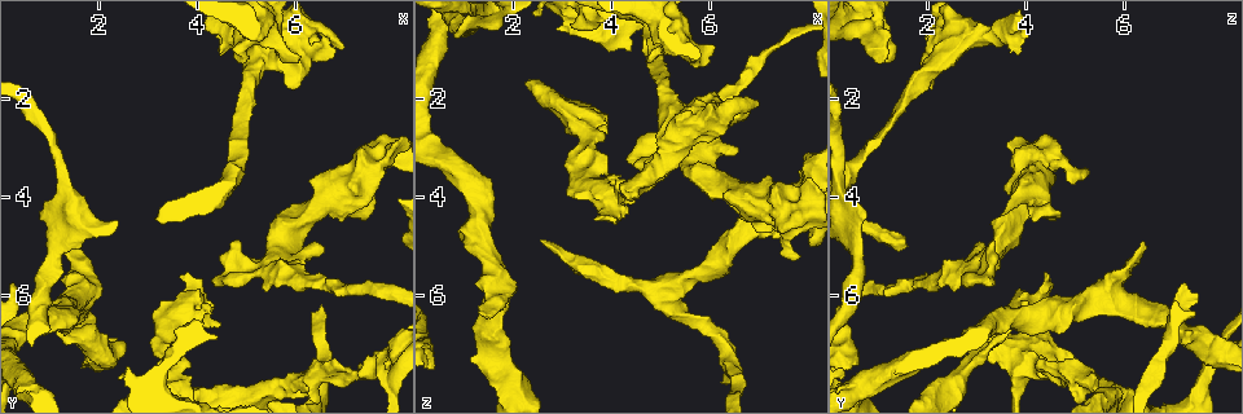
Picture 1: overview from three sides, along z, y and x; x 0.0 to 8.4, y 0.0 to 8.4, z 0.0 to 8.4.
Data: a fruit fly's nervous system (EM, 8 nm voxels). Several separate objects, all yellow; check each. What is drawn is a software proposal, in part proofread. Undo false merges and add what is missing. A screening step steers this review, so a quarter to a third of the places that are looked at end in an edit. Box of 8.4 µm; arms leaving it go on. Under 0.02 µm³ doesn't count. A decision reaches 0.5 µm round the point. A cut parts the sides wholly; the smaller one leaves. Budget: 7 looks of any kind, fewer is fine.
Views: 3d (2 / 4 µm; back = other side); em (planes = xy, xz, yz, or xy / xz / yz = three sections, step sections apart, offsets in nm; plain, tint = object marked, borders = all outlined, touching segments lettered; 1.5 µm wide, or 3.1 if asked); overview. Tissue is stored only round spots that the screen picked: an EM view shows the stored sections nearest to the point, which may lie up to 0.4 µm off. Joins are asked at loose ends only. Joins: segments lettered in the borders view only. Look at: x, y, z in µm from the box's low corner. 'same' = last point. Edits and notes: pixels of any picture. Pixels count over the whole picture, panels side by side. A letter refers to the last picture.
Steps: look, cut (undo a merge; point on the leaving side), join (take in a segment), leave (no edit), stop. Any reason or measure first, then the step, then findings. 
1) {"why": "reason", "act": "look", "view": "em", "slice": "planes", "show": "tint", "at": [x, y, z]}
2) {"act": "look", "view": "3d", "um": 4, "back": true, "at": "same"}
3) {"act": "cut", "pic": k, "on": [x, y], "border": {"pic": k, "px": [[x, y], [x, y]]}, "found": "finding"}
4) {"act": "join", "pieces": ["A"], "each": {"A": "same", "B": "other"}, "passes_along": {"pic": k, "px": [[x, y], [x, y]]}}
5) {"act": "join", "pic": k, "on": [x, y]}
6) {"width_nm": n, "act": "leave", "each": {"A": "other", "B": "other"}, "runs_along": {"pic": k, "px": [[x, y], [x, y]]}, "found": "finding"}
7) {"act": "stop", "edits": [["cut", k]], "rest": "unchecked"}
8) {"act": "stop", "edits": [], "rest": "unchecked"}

{"why": "thick turns thin", "act": "look", "view": "3d", "um": 4, "at": [6.45, 0.55, 2.20]}

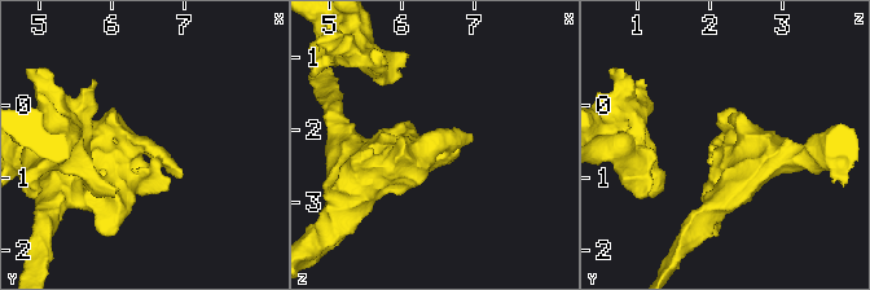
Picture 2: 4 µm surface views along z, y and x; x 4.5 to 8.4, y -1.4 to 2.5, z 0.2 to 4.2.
{"act": "look", "view": "em", "slice": "planes", "show": "borders", "at": [6.45, 0.55, 2.20]}

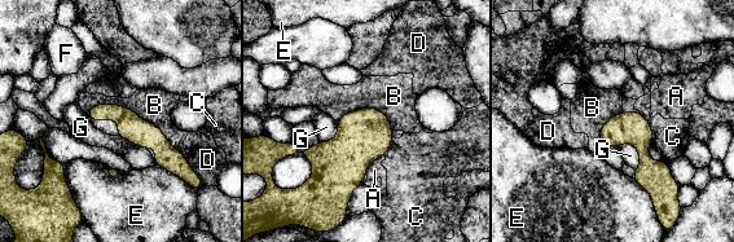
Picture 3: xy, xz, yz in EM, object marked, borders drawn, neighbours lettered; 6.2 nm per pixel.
{"width_nm": 160, "act": "leave", "each": {"A": "other", "B": "other", "C": "other", "D": "other", "E": "other", "F": "other", "G": "other"}, "runs_along": {"pic": 3, "px": [[91, 114], [121, 114], [180, 162]]}, "found": "one neuron here"}

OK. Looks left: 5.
{"why": "an open end", "act": "look", "view": "em", "slice": "yz", "step": 4, "show": "tint", "at": [1.40, 4.95, 6.45]}

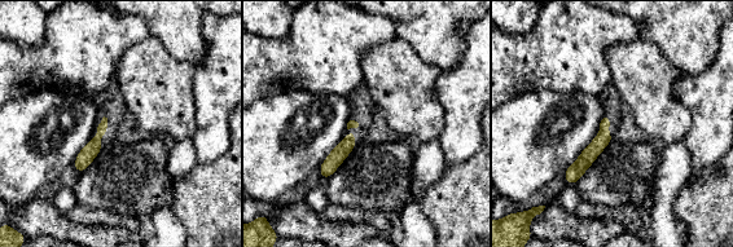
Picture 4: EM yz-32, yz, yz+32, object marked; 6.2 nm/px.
{"why": "cut it another way", "act": "look", "view": "em", "slice": "xz", "step": 4, "show": "borders", "at": "same"}

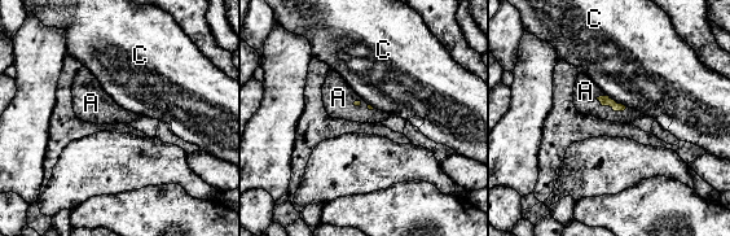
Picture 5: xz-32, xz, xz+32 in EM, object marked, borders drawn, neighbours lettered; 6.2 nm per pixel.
{"act": "join", "pieces": ["A"], "each": {"A": "same", "C": "other"}, "passes_along": {"pic": 5, "px": [[606, 100], [611, 108], [585, 91]]}, "found": "it goes on there"}

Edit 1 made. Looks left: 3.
{"act": "look", "view": "overview"}

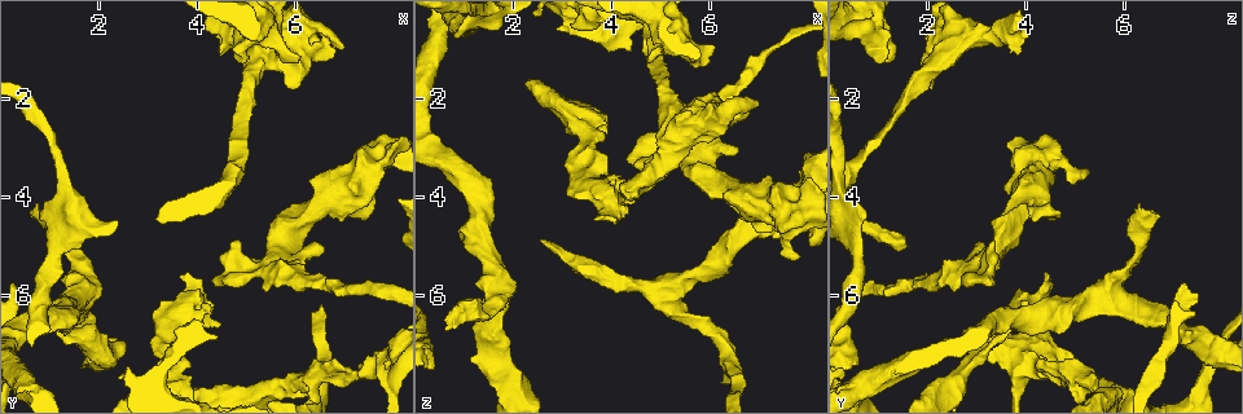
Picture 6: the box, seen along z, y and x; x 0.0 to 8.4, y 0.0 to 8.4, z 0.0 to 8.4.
{"why": "calibre changes", "act": "look", "view": "em", "slice": "xz", "step": 8, "show": "borders", "at": [3.75, 6.20, 3.90]}

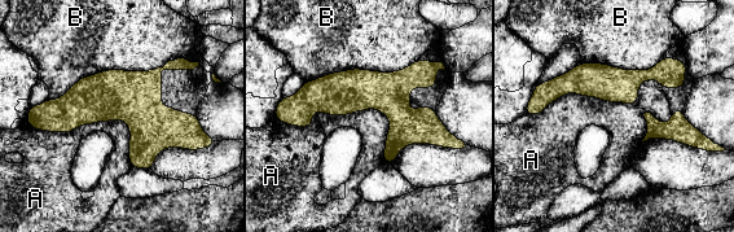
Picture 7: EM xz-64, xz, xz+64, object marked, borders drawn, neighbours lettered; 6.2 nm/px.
{"act": "leave", "each": {"A": "other", "B": "other"}, "found": "continuous, no second neuron"}

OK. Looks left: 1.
{"act": "stop", "edits": [["join", 5]], "rest": "unchecked"}

